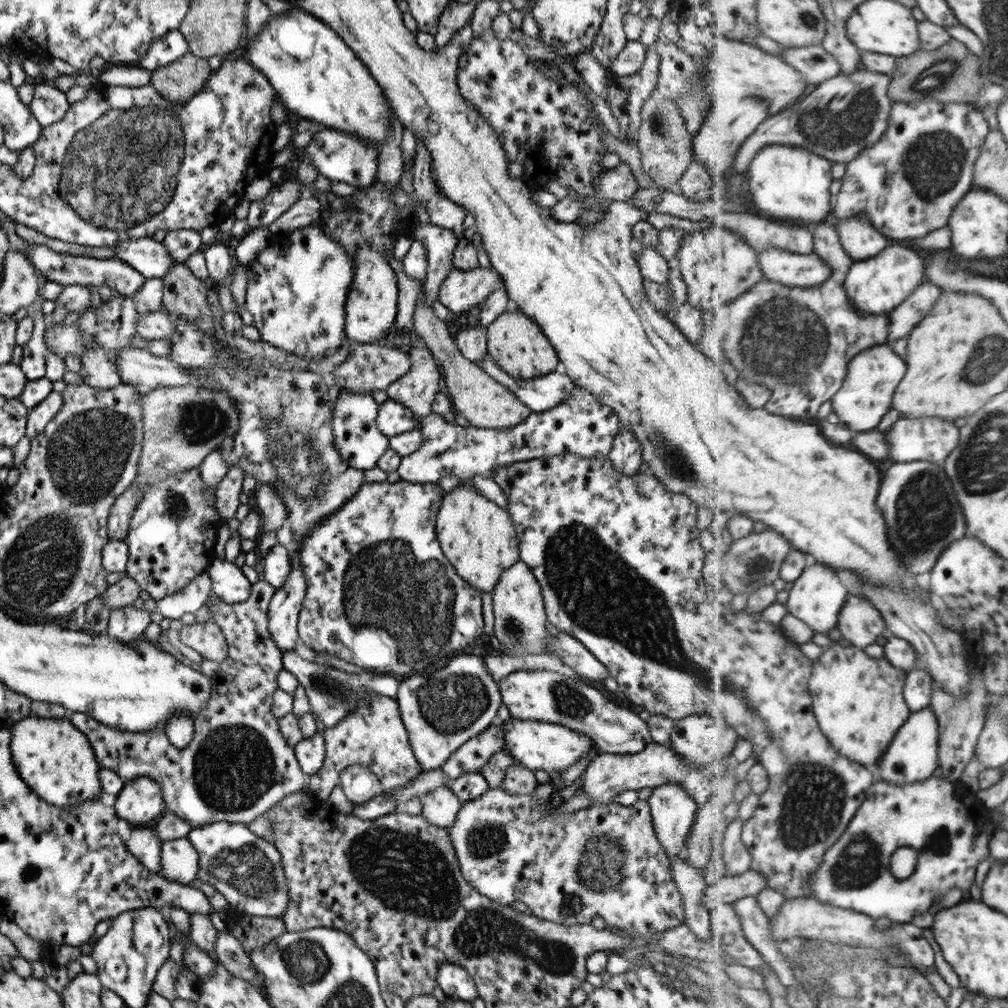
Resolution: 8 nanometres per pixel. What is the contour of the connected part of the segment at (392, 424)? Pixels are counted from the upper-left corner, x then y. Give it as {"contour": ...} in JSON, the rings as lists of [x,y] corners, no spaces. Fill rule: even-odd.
{"contour":[[[390,398],[379,404],[376,422],[380,432],[388,438],[420,426],[414,413],[405,404]]]}

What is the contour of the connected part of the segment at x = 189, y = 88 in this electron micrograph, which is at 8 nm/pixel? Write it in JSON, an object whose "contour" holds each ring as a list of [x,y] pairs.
{"contour":[[[187,52],[177,61],[151,71],[150,84],[166,100],[182,103],[202,90],[210,75],[208,60]]]}

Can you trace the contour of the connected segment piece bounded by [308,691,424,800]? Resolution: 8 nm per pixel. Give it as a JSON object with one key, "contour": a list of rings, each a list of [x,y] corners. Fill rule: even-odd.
{"contour":[[[366,691],[363,703],[356,705],[345,717],[334,728],[325,730],[325,759],[322,768],[314,776],[308,777],[308,788],[318,799],[328,799],[332,788],[339,784],[340,772],[352,765],[369,768],[378,777],[380,791],[386,796],[409,785],[424,772],[410,746],[396,699]]]}

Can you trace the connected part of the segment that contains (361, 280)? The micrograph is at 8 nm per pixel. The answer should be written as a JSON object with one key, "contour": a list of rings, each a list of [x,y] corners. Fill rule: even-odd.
{"contour":[[[374,182],[372,186],[366,188],[358,188],[359,193],[351,196],[354,200],[354,204],[358,206],[358,211],[340,211],[338,213],[331,212],[331,218],[328,220],[320,220],[317,224],[322,227],[334,242],[342,244],[342,248],[354,258],[357,262],[355,268],[355,275],[349,291],[347,294],[346,302],[344,303],[345,310],[345,336],[349,340],[360,342],[364,344],[382,343],[385,340],[385,336],[389,333],[389,330],[395,326],[396,312],[398,308],[398,281],[396,279],[396,273],[390,263],[387,261],[388,252],[392,250],[394,254],[394,248],[396,242],[406,237],[411,239],[412,234],[408,232],[405,225],[406,219],[402,218],[401,221],[396,221],[396,215],[399,213],[399,206],[395,202],[389,200],[388,184]]]}

